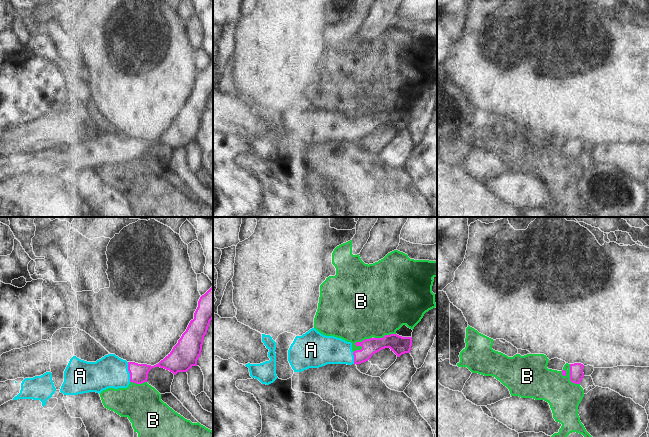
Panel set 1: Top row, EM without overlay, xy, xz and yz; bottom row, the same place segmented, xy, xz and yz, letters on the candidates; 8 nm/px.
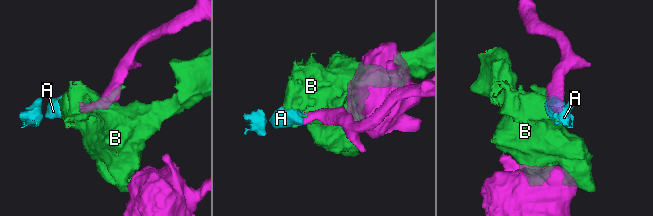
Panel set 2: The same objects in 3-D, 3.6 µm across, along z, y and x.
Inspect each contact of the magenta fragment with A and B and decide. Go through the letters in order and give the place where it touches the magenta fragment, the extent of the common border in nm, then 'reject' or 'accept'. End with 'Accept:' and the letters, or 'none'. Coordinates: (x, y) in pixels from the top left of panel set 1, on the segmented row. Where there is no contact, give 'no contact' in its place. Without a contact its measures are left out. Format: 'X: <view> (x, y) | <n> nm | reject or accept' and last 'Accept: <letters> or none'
A: xy (129, 372) | 160 nm | accept
B: xz (355, 343) | 200 nm | reject
Accept: A

